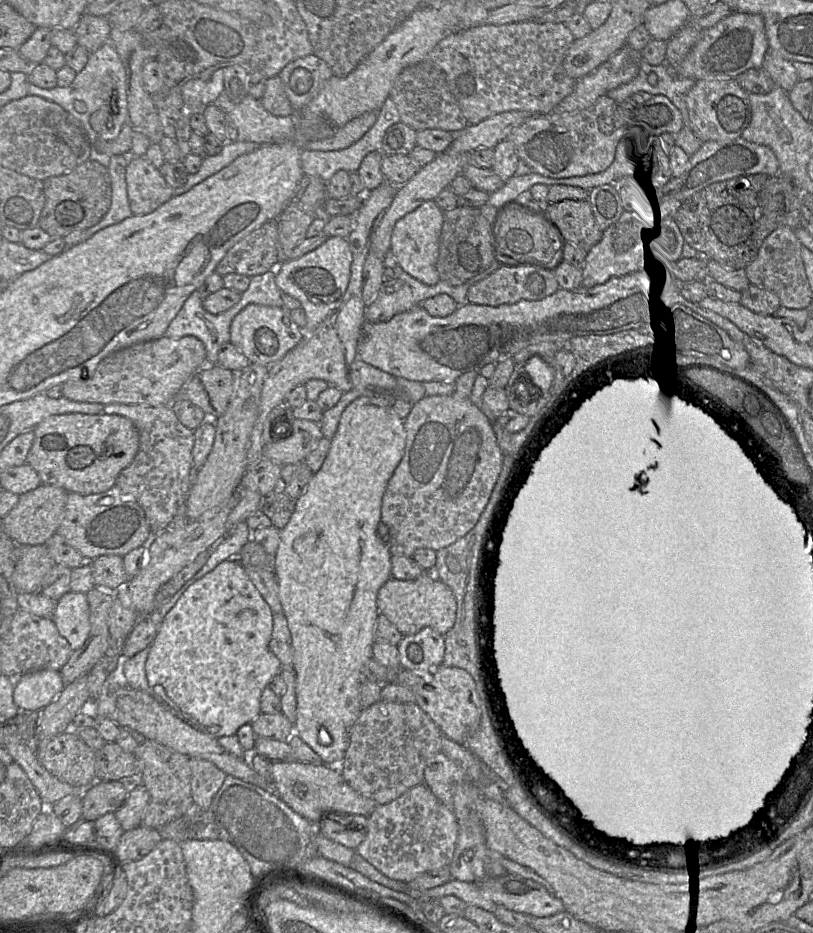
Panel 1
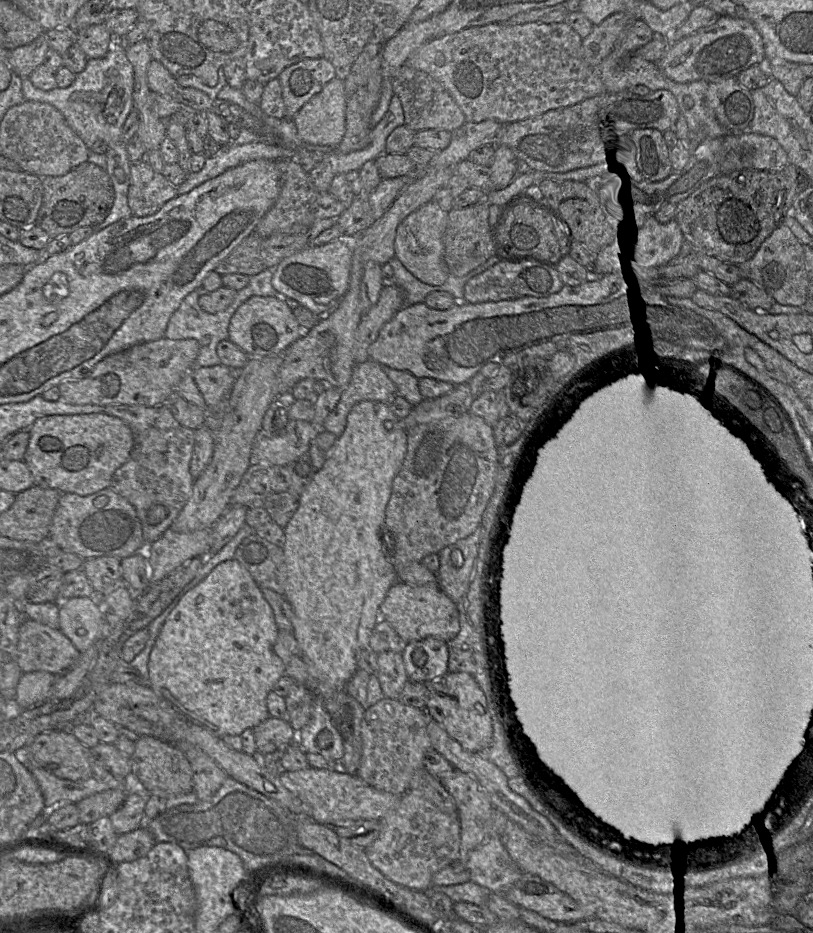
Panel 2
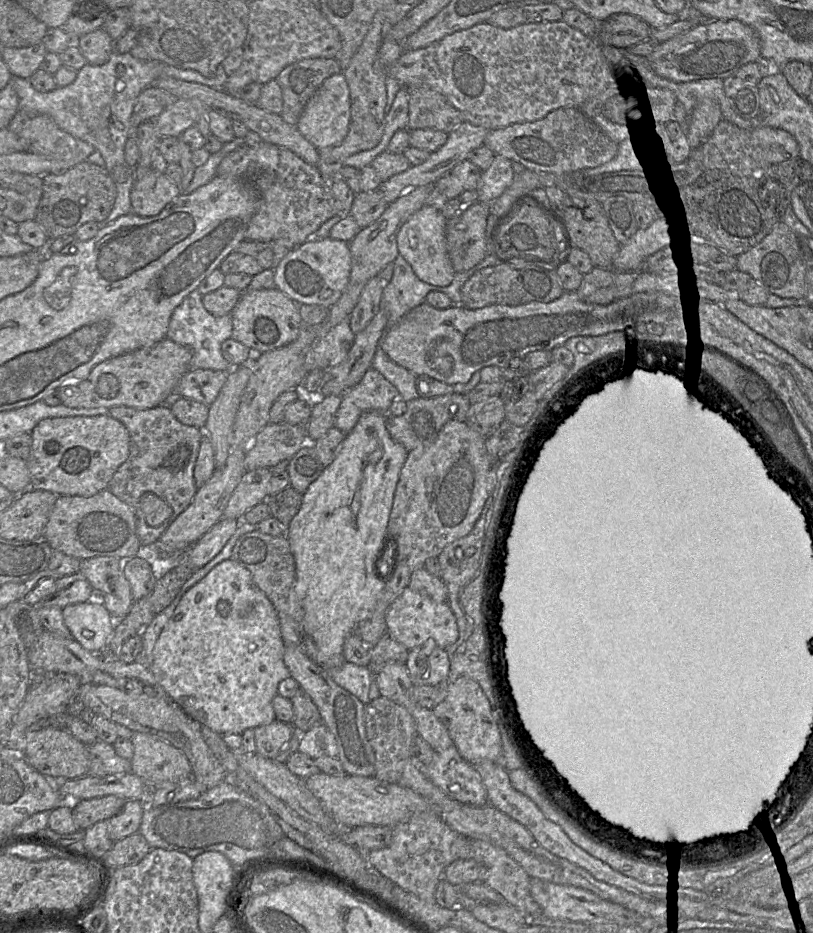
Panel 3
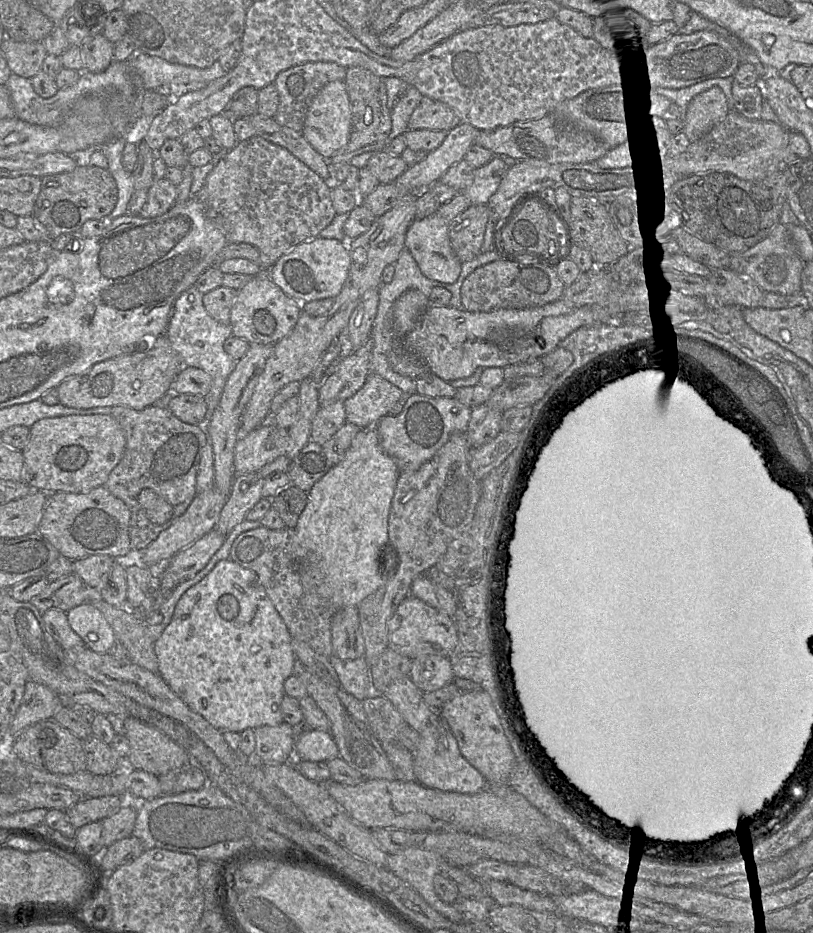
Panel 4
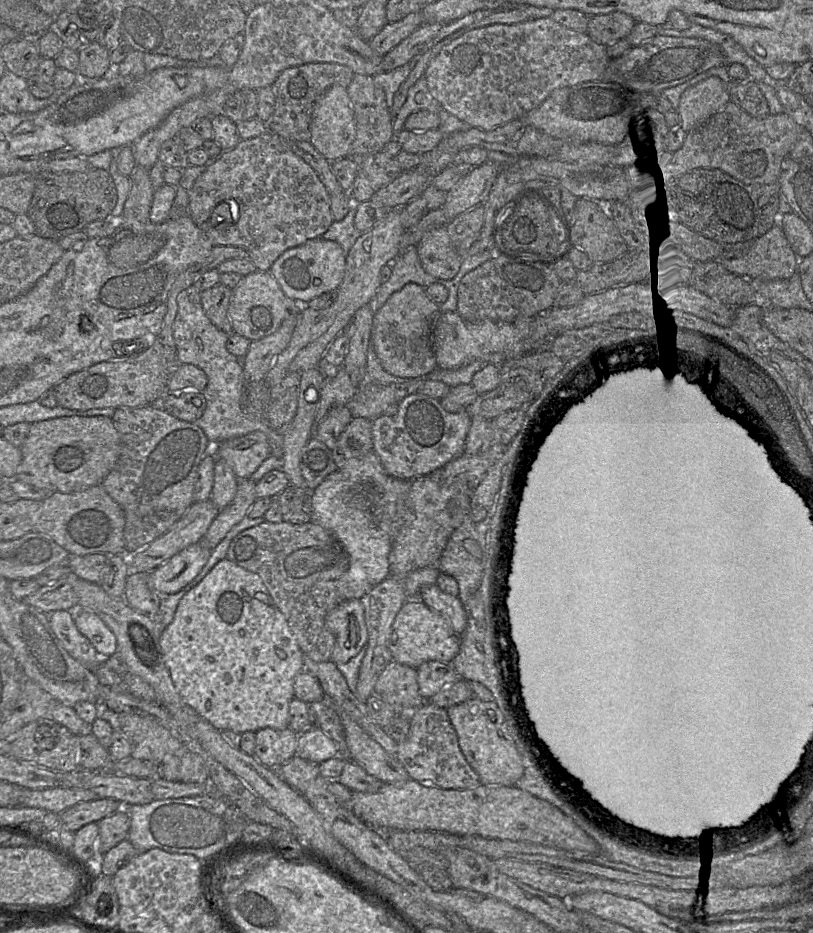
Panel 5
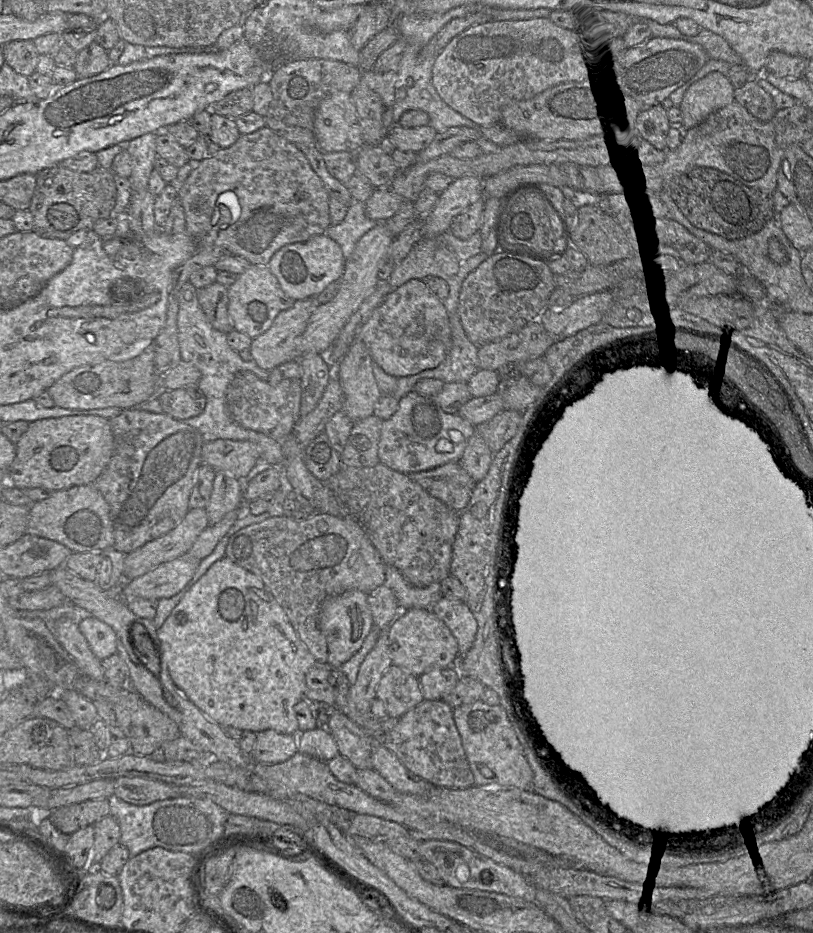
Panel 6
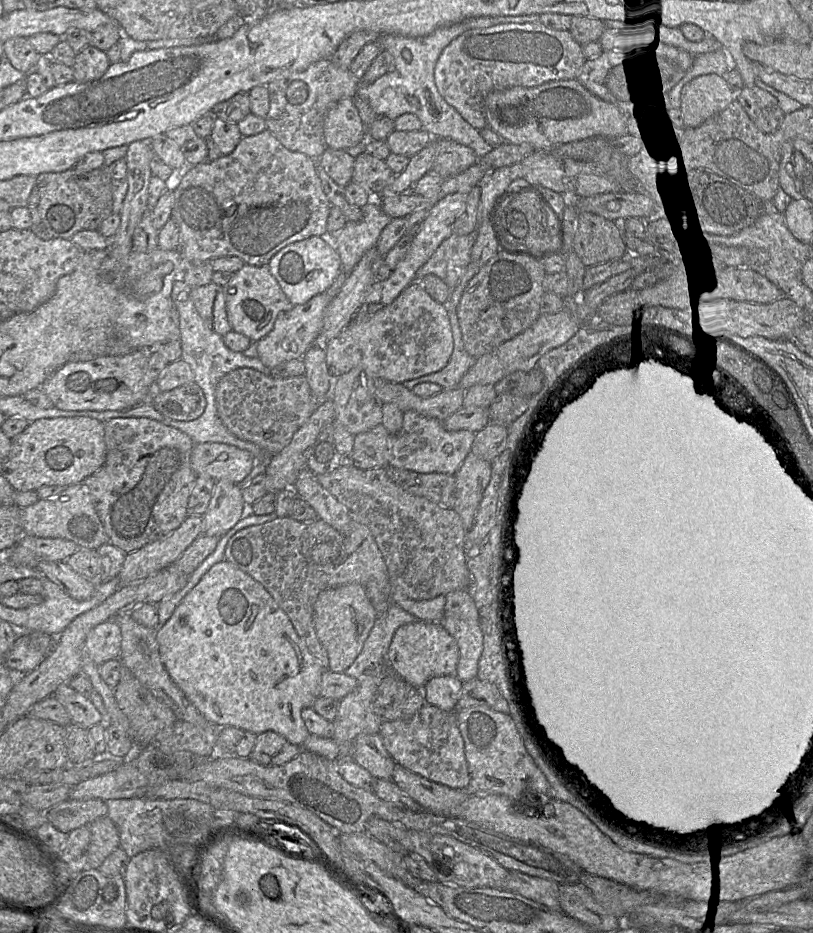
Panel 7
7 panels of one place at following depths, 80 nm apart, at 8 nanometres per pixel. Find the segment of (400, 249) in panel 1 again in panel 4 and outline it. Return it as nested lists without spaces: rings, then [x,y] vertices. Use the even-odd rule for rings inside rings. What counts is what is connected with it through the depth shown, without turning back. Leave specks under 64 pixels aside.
[[[435,214],[415,219],[405,236],[405,248],[408,249],[425,277],[442,283],[455,282],[461,271],[461,262],[453,251],[448,235],[448,224]]]

